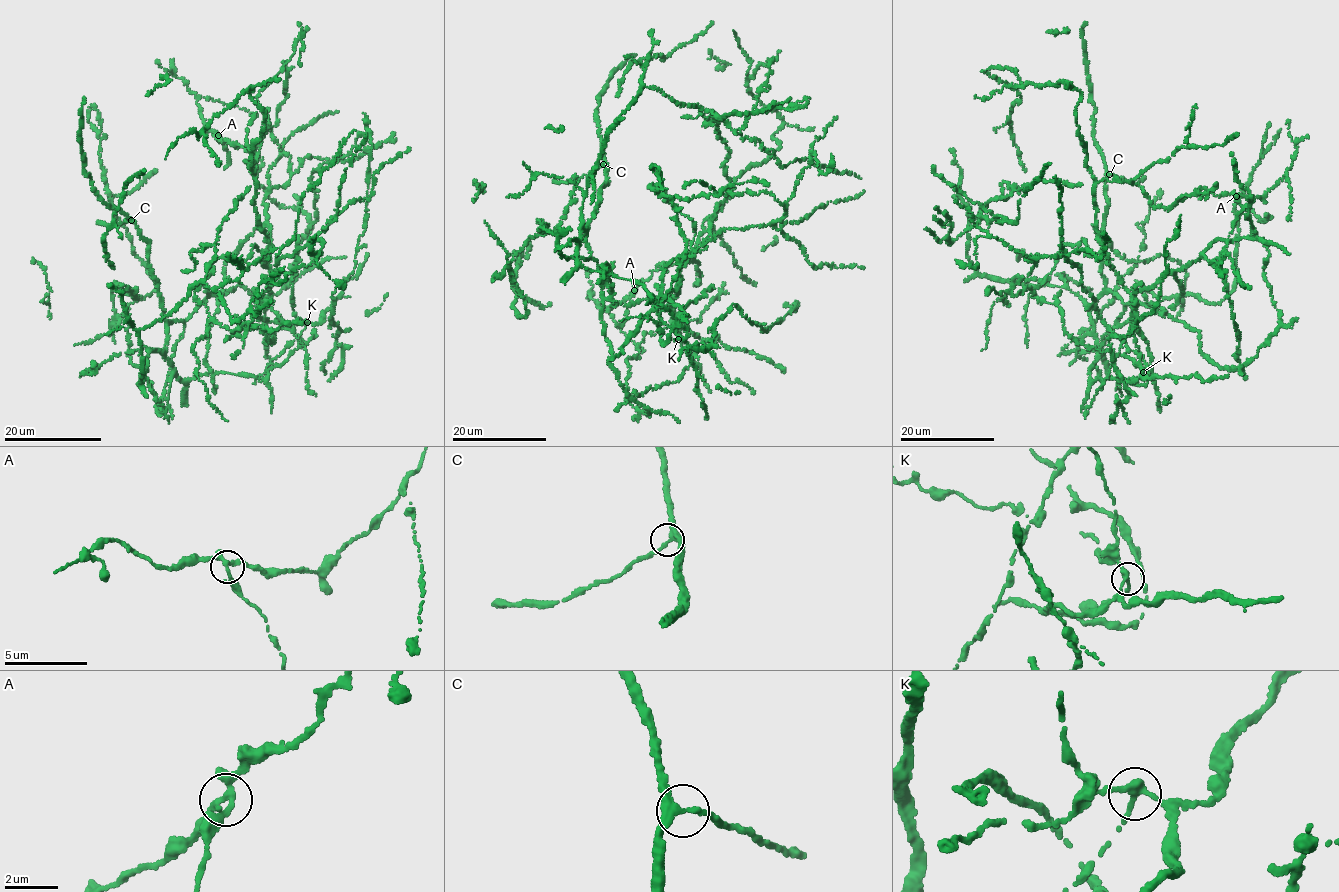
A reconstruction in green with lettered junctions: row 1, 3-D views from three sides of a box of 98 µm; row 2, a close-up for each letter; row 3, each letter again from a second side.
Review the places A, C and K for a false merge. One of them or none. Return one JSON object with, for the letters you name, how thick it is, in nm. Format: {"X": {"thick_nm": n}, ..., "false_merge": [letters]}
{"K": {"thick_nm": 280}, "false_merge": ["K"]}

